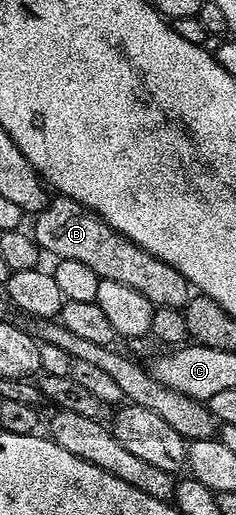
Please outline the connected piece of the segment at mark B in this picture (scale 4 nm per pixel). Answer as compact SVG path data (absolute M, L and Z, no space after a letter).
M62 197L52 198L47 208L34 216L33 223L33 234L40 252L47 254L48 251L59 259L81 261L82 264L89 265L100 279L129 285L129 289L137 289L137 293L149 297L149 301L156 307L182 309L191 300L191 284L185 277L181 277L181 273L177 273L177 269L173 269L173 265L165 265L165 261L153 257L153 253L145 253L141 245L117 233L117 229L110 227L100 215L77 201Z

